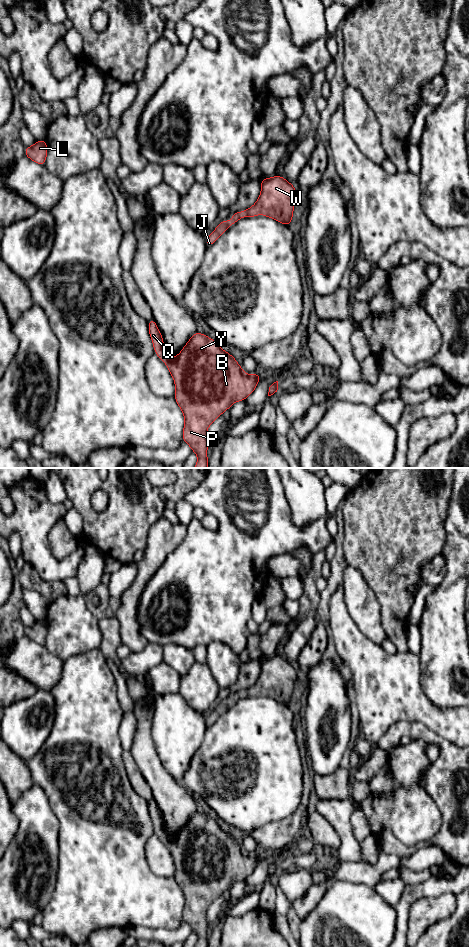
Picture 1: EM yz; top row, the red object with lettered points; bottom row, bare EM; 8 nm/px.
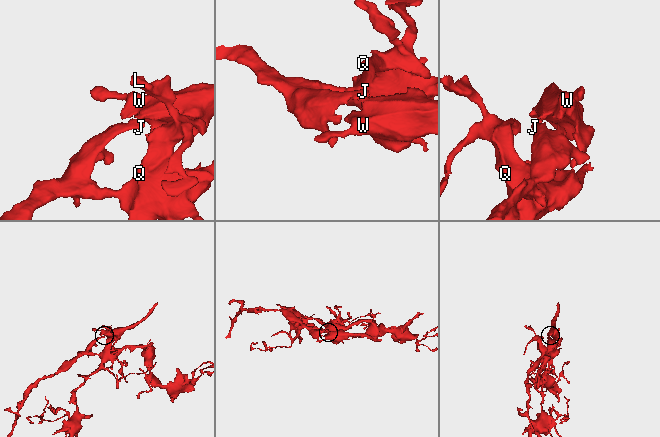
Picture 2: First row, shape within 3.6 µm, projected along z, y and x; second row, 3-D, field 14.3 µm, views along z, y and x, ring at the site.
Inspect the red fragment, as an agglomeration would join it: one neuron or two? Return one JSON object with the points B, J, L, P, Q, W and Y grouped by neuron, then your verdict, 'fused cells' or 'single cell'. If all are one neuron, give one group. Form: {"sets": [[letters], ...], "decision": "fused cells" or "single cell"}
{"sets": [["B", "J", "L", "P", "Q", "W", "Y"]], "decision": "single cell"}

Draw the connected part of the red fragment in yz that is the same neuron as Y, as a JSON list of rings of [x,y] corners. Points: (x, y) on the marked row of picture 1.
[[[155,319],[148,321],[149,335],[153,341],[155,354],[166,364],[174,379],[176,392],[174,399],[183,412],[183,442],[190,445],[192,452],[198,456],[194,468],[208,468],[206,433],[208,427],[234,402],[245,401],[255,390],[261,375],[247,375],[235,358],[225,352],[218,343],[197,331],[191,336],[177,357],[167,354],[161,332]]]

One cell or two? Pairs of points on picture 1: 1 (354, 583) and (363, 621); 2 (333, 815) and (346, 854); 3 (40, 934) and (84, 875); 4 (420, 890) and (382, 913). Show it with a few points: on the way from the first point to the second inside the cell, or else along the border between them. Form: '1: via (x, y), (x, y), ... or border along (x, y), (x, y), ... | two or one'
1: via (357, 592), (360, 599), (360, 608), (363, 612) | one
2: via (343, 825), (346, 832), (346, 844) | one
3: border along (41, 925), (50, 933), (66, 935) | two
4: border along (395, 907), (396, 929), (394, 931) | two

